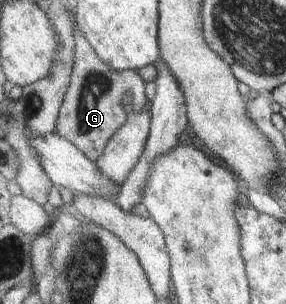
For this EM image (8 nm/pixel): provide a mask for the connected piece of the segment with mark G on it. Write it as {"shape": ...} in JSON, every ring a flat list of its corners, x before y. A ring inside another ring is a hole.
{"shape":[[76,24,76,61,72,72,72,81,65,95,59,118,58,133,80,148,91,160,96,161,103,156,114,134,127,122,129,115,123,108,123,96,132,94,133,112,142,113,147,104,145,98,145,80,136,70,123,72,111,68,98,52,91,46,82,30]]}

